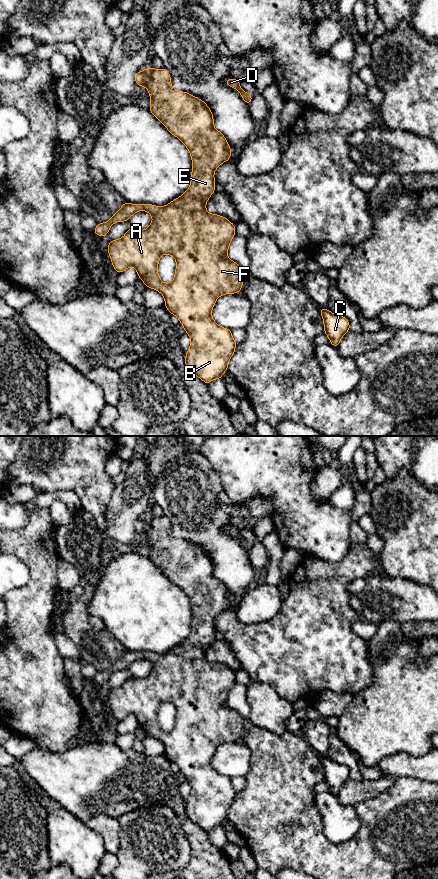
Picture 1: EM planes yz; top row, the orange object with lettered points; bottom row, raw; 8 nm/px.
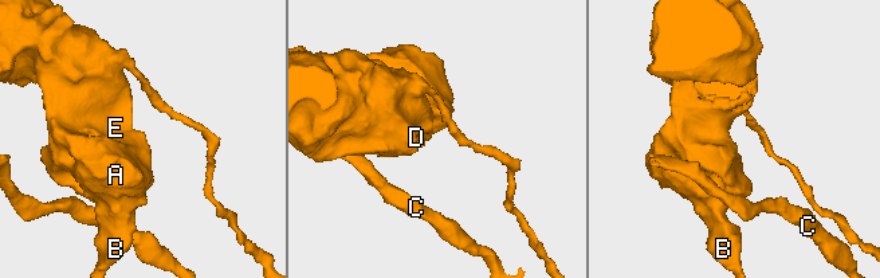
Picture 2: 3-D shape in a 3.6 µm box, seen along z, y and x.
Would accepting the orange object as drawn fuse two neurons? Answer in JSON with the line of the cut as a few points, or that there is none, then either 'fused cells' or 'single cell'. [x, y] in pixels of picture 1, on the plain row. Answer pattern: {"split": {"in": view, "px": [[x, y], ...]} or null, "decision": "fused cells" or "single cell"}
{"split": {"in": "yz", "px": [[147, 516], [148, 530], [144, 534]]}, "decision": "fused cells"}

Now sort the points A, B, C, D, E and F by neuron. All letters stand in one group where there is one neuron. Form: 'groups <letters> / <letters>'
groups A B D E F / C

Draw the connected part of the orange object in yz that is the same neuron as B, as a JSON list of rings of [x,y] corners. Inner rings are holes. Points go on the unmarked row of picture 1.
[[[164,515],[147,517],[149,528],[145,535],[150,543],[148,558],[189,598],[192,608],[190,634],[180,645],[165,654],[125,649],[107,670],[97,671],[94,681],[101,685],[107,684],[114,671],[126,670],[138,659],[146,659],[152,664],[147,677],[131,676],[122,686],[110,688],[108,702],[118,722],[134,715],[146,735],[163,743],[166,757],[179,767],[191,787],[185,804],[186,817],[208,833],[215,827],[222,827],[237,793],[232,778],[214,769],[212,757],[220,744],[241,740],[244,729],[244,718],[227,704],[229,693],[236,682],[235,673],[226,665],[210,662],[206,658],[208,647],[216,639],[214,621],[221,612],[230,608],[231,595],[225,584],[214,575],[213,561],[203,548],[175,538],[170,521]],[[164,702],[176,708],[171,731],[163,731],[158,722],[159,707]]]

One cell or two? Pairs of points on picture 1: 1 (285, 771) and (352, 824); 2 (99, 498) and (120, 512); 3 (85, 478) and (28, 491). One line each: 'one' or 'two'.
1: two
2: two
3: two

